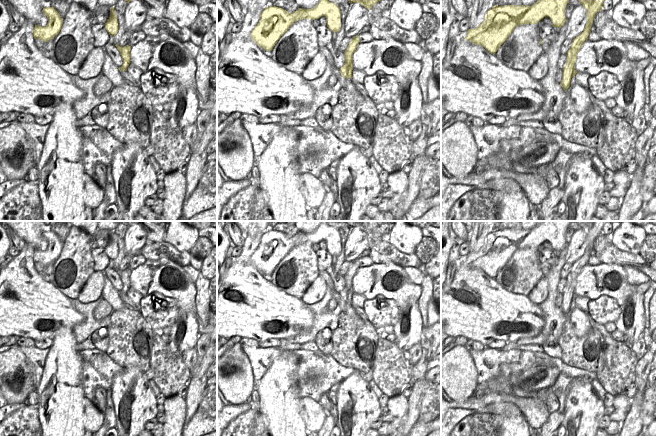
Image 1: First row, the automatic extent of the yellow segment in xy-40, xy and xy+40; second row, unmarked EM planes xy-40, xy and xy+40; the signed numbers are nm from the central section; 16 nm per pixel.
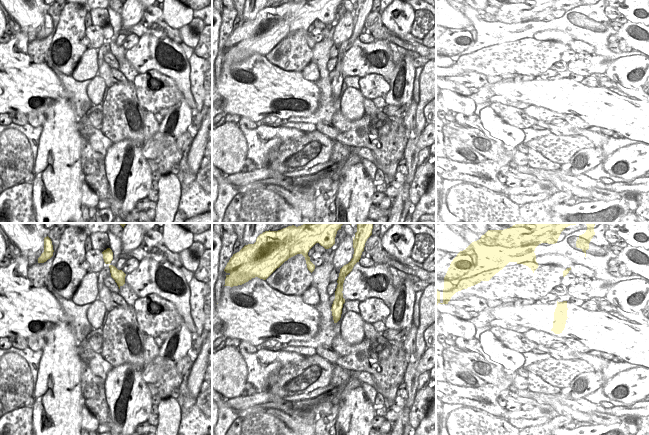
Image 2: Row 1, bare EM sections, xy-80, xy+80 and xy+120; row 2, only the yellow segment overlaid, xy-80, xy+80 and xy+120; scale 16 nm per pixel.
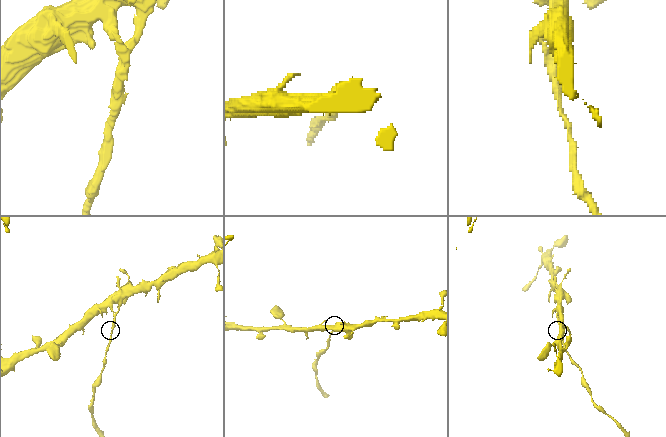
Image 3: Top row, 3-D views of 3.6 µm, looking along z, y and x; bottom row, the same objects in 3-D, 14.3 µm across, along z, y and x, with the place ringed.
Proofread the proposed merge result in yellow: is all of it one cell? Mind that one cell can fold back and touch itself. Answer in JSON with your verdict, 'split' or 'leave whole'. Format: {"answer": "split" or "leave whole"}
{"answer": "split"}

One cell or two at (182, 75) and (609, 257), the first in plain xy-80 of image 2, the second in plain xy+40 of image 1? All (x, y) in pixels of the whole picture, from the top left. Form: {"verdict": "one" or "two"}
{"verdict": "two"}

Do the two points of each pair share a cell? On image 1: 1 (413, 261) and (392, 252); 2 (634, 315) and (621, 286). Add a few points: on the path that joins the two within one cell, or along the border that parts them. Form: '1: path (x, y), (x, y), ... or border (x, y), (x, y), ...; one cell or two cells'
1: path (408, 260), (397, 257); one cell
2: border (643, 294), (631, 294), (620, 306); two cells

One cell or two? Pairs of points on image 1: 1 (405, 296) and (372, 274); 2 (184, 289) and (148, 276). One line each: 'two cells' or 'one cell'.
1: one cell
2: one cell

